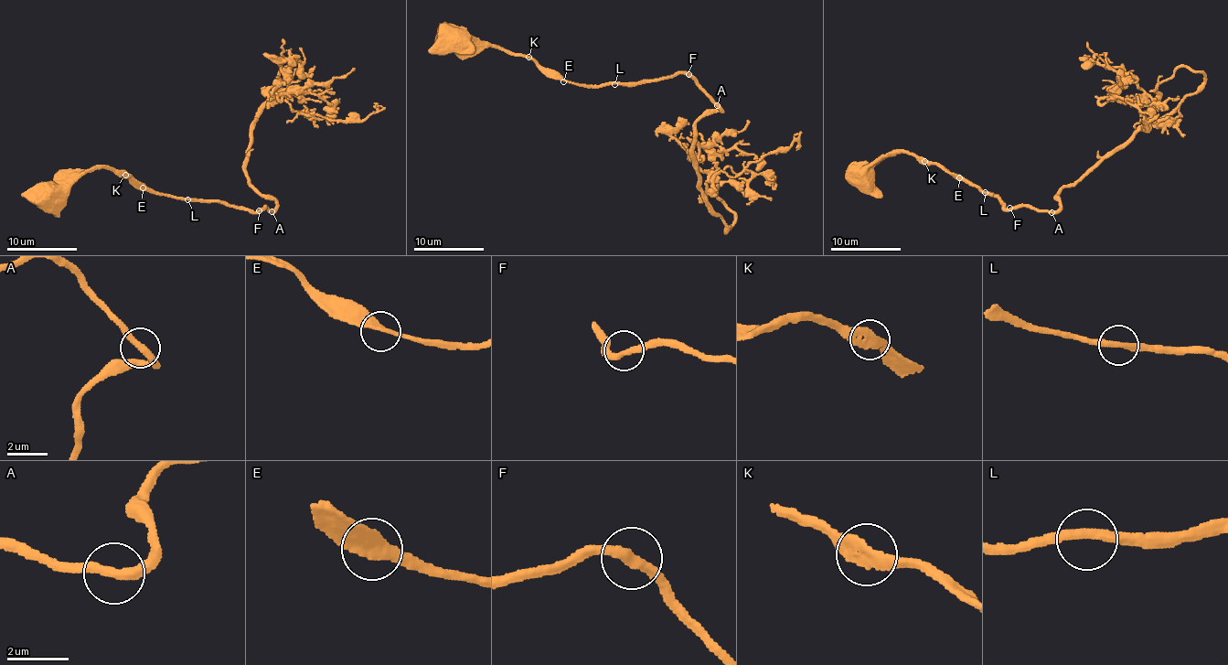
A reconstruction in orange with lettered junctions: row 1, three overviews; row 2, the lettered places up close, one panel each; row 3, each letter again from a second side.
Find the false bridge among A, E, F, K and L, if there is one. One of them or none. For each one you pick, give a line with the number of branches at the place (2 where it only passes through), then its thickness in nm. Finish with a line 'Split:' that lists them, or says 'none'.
Split: none

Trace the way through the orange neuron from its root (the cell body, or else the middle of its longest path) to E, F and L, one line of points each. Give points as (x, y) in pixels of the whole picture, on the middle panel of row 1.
E: (445, 37), (464, 36), (472, 44), (496, 47), (531, 57), (563, 81)
F: (445, 37), (464, 36), (472, 44), (531, 57), (568, 81), (589, 86), (688, 74)
L: (445, 37), (464, 36), (472, 44), (496, 47), (531, 57), (546, 69), (573, 82), (589, 86), (614, 84)

